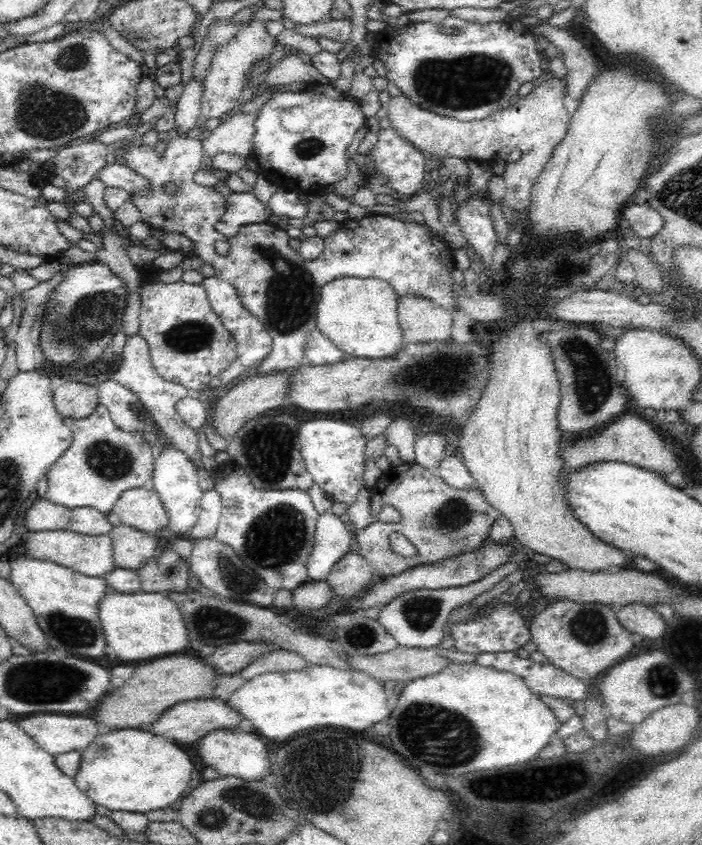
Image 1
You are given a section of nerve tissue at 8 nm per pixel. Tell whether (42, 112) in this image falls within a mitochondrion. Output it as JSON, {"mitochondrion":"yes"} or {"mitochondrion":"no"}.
{"mitochondrion":"yes"}

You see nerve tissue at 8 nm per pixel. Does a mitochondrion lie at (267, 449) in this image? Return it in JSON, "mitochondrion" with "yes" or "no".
{"mitochondrion":"yes"}

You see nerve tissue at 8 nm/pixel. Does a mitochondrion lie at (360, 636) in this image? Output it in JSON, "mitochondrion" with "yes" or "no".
{"mitochondrion":"yes"}

